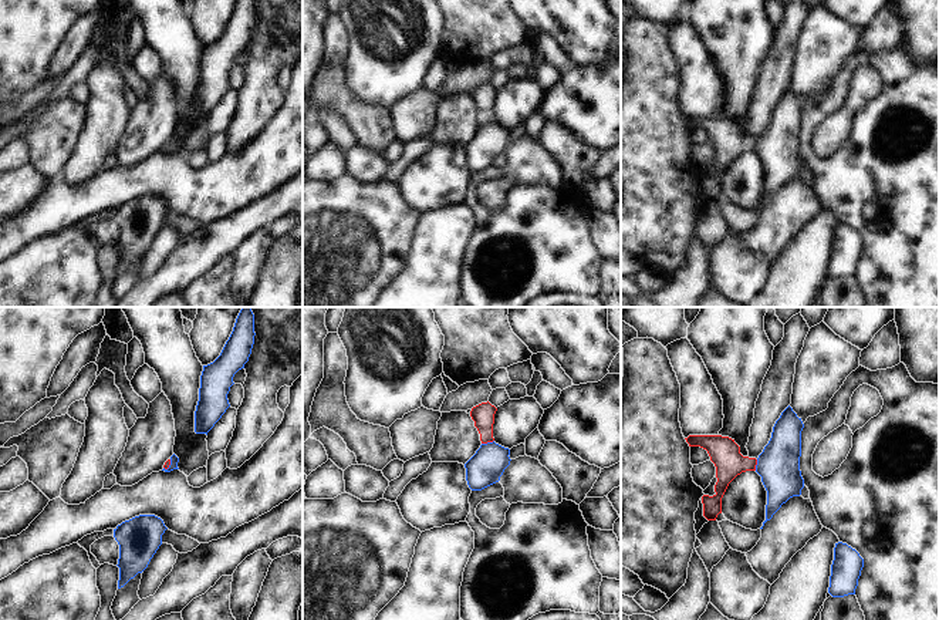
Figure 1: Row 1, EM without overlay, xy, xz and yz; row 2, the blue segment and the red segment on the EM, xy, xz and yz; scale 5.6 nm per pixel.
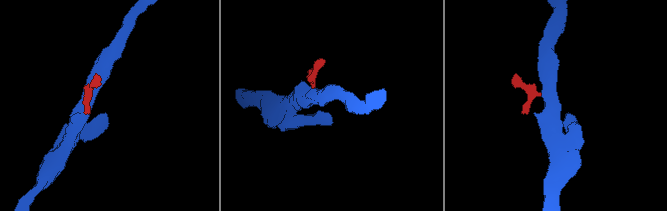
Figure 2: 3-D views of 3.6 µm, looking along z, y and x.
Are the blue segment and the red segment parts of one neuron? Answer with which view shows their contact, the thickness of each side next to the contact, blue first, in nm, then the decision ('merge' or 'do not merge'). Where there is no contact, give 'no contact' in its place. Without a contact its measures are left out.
meets blue in xz; 200 nm thick on the blue side, 130 nm on the other; do not merge

